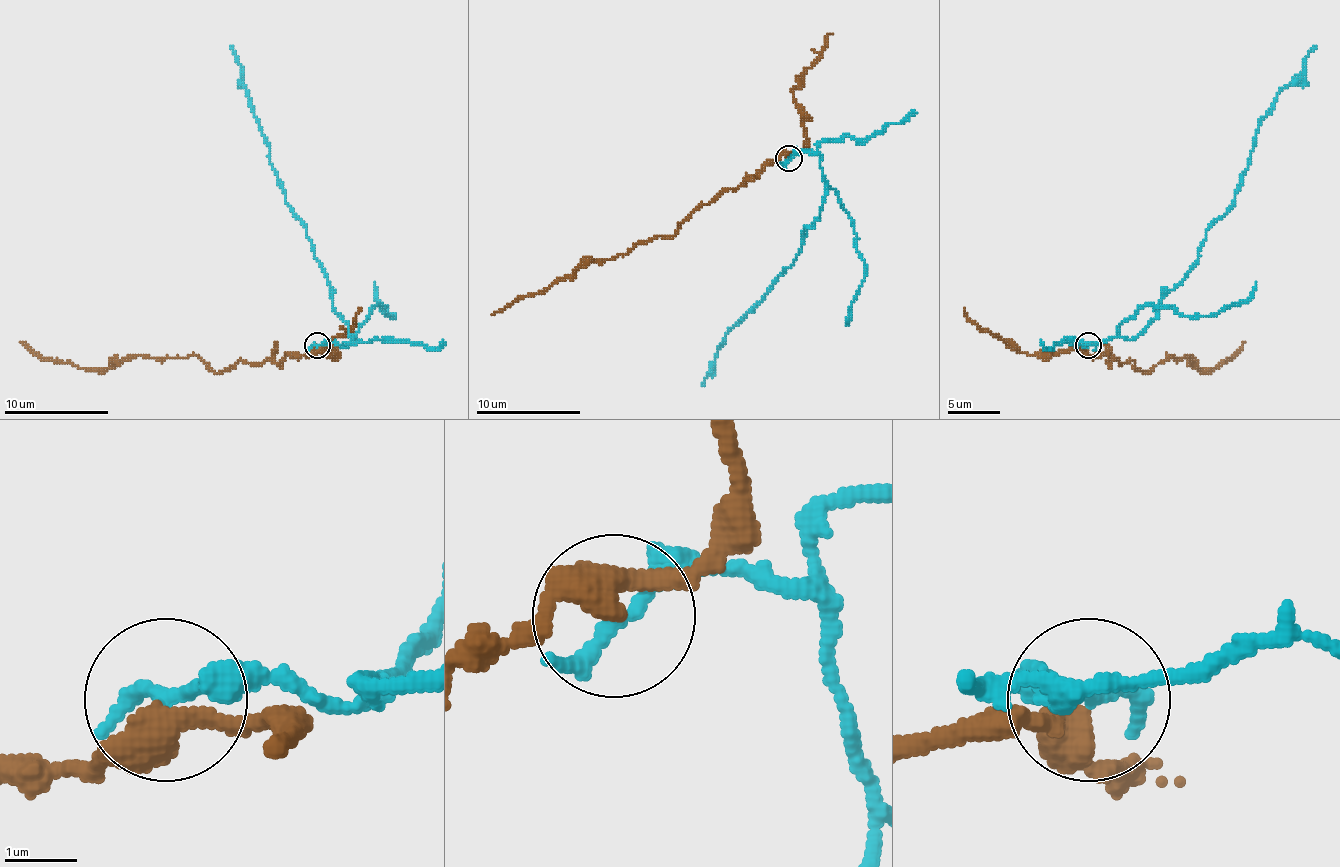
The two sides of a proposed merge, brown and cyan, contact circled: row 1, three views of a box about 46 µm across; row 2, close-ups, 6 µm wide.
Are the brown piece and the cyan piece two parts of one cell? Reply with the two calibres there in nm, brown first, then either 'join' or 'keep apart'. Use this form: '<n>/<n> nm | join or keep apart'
400/200 nm | keep apart

